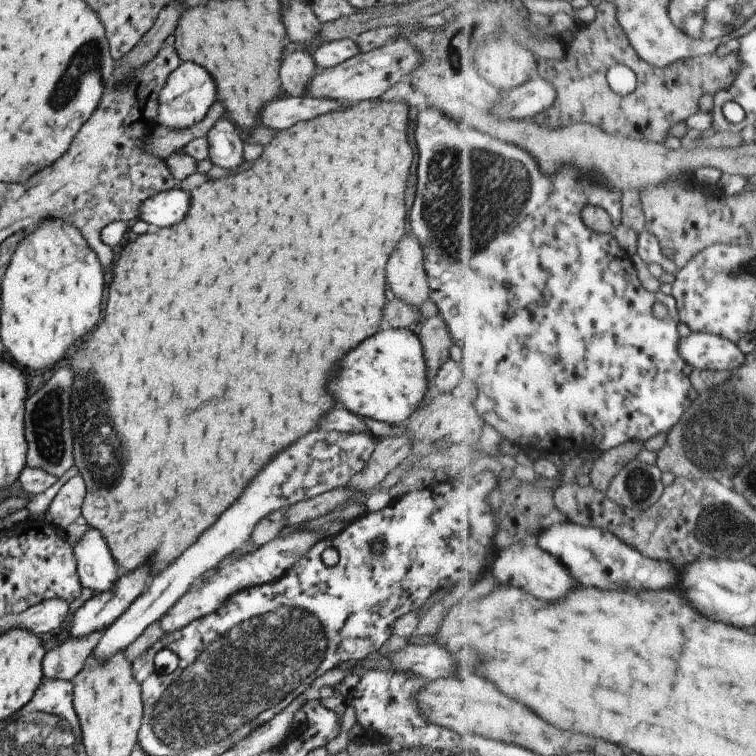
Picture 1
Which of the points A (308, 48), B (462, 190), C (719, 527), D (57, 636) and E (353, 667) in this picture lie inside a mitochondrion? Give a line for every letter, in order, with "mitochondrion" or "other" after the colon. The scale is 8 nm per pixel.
A: other
B: mitochondrion
C: mitochondrion
D: other
E: other

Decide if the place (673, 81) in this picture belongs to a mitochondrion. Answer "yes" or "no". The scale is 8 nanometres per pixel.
no

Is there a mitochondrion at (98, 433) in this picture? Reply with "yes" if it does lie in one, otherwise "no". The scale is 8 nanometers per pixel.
yes

